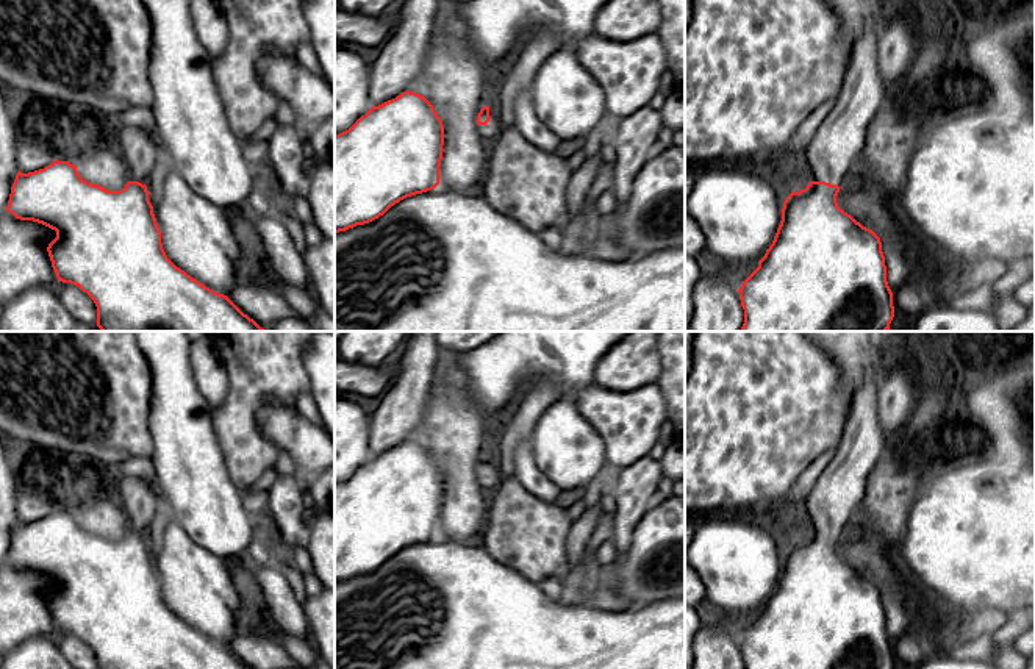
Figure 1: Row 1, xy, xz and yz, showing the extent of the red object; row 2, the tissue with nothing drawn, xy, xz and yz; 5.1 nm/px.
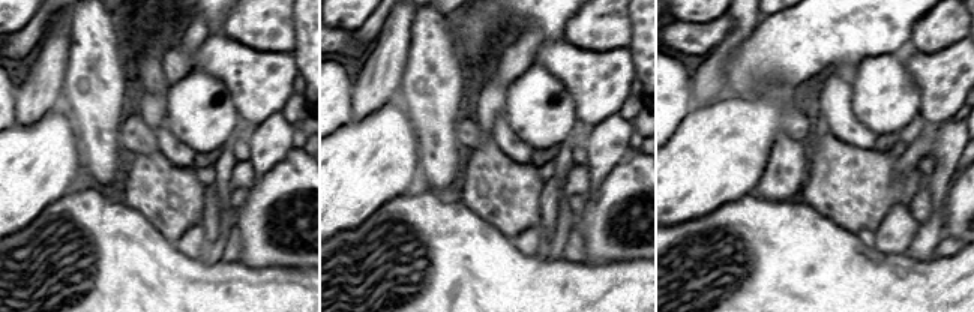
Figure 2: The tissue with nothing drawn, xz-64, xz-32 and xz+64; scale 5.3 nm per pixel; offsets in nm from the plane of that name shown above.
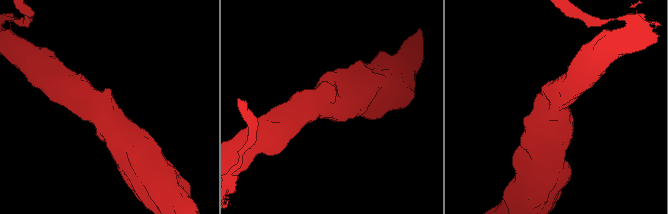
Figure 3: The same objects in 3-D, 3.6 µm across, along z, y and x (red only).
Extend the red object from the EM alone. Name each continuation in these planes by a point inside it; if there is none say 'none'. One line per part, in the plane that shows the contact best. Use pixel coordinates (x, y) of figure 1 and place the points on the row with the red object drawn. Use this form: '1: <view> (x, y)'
1: yz (832, 155)

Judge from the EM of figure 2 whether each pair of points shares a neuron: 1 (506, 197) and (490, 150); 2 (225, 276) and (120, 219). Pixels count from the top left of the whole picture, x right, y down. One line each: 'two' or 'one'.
1: one
2: one

